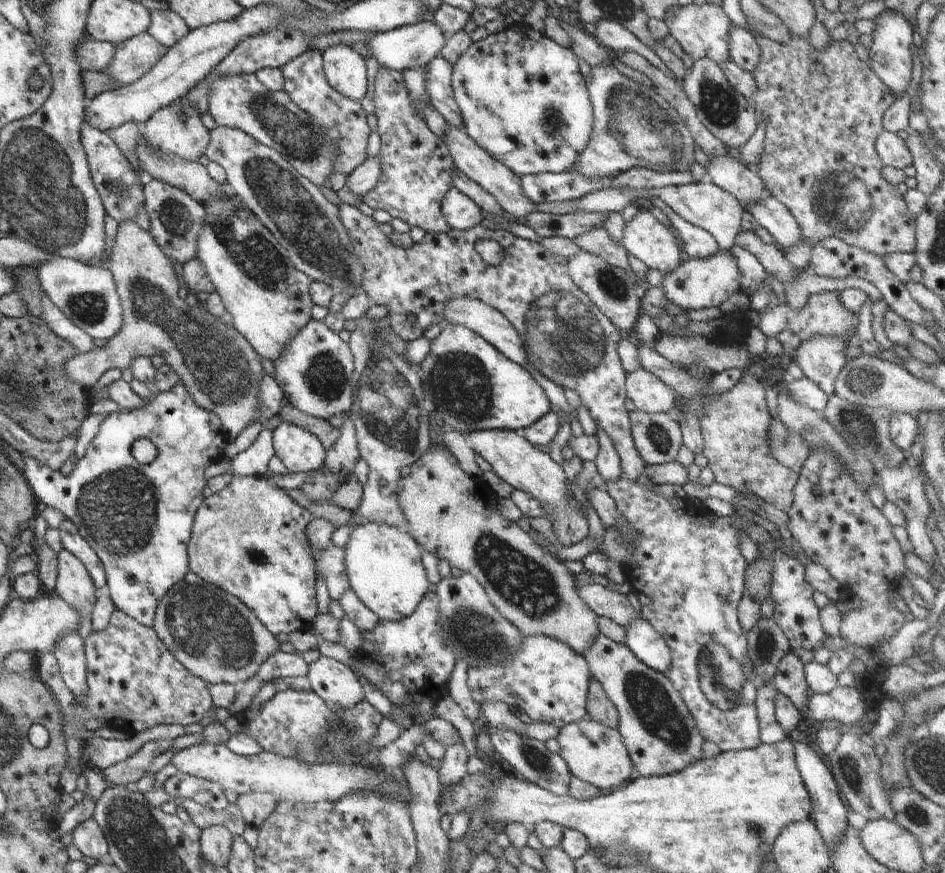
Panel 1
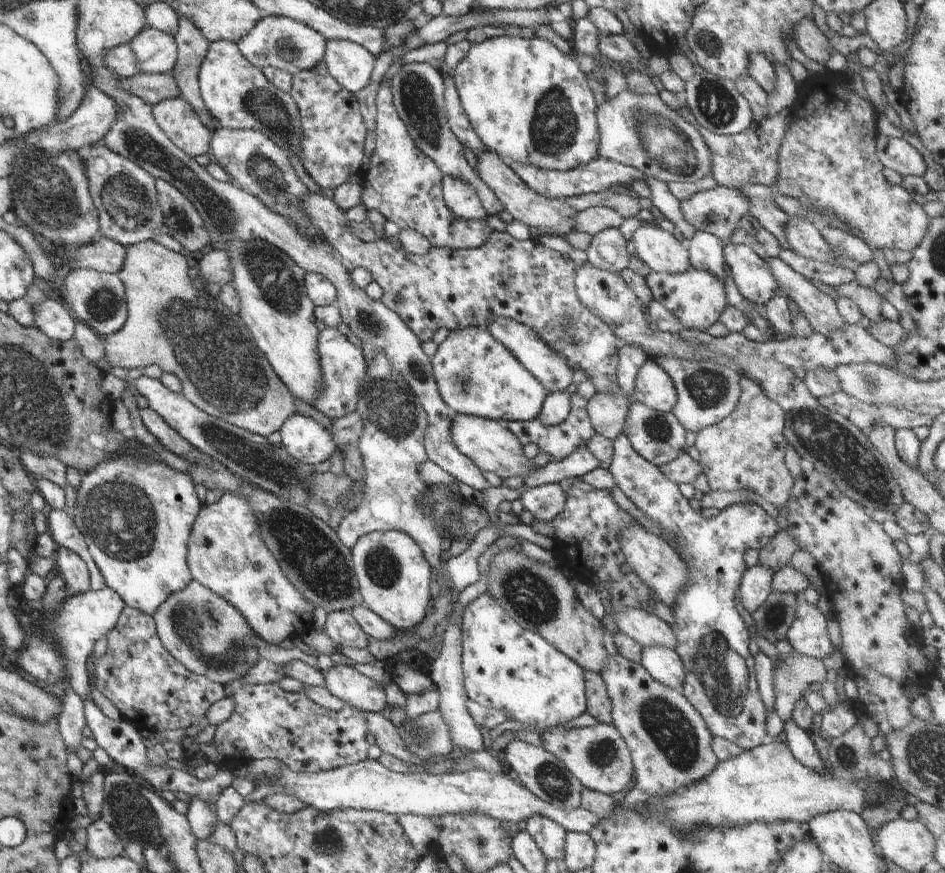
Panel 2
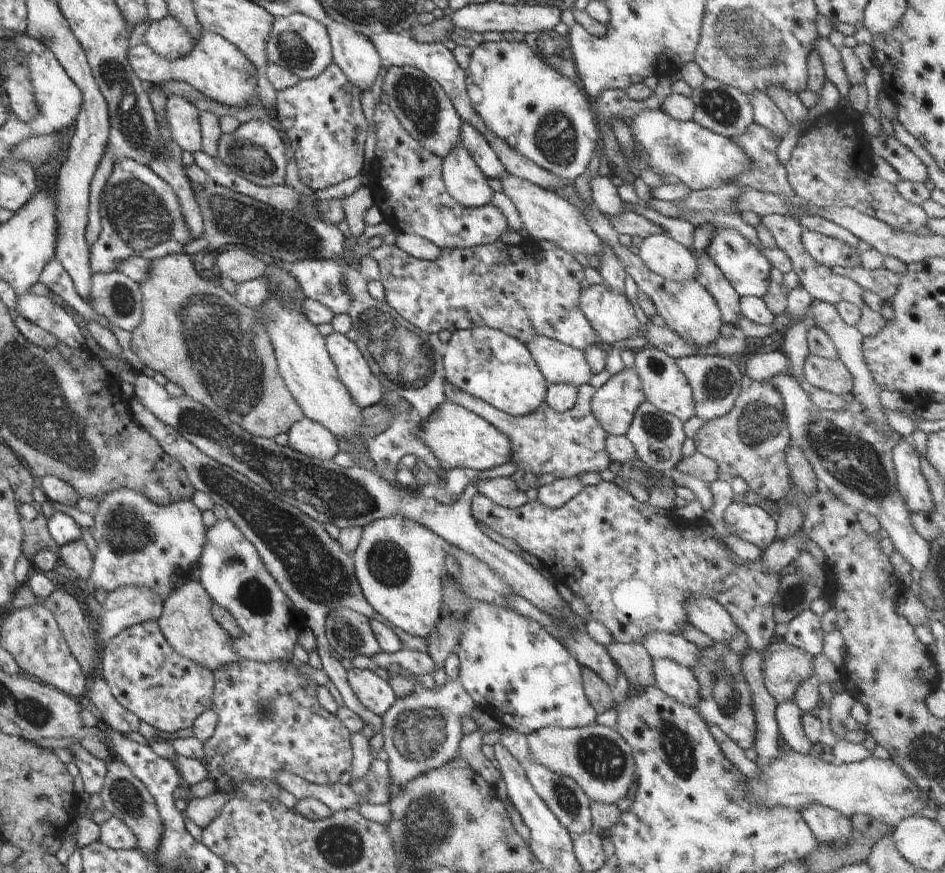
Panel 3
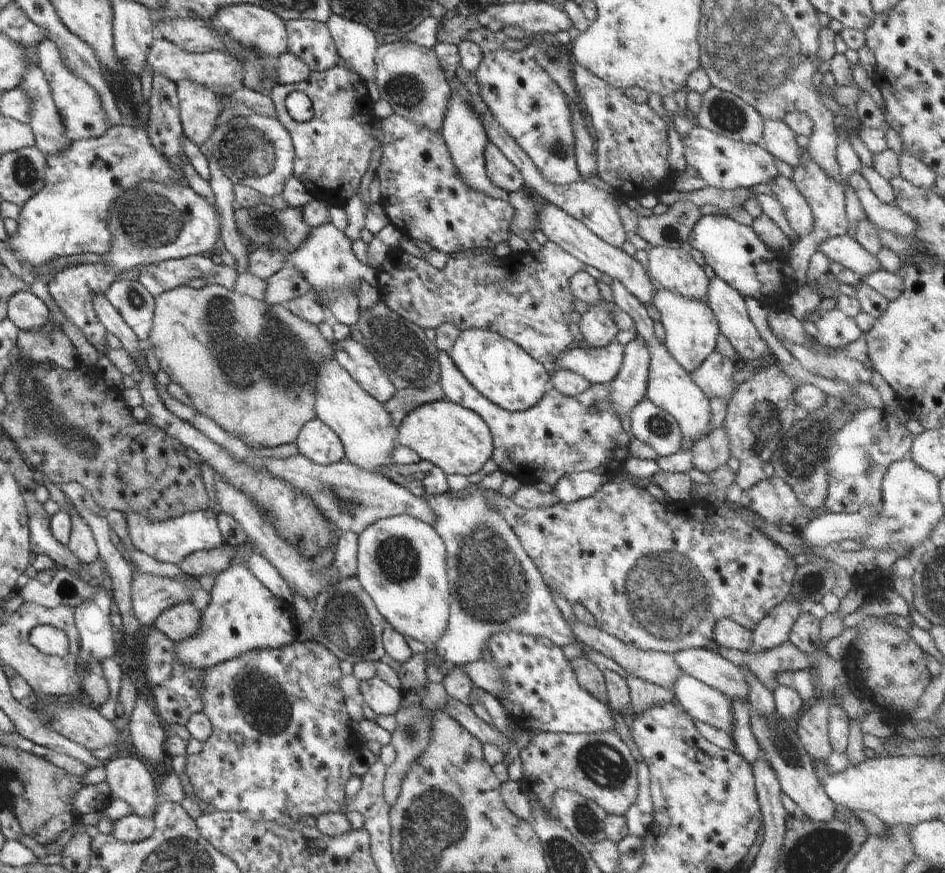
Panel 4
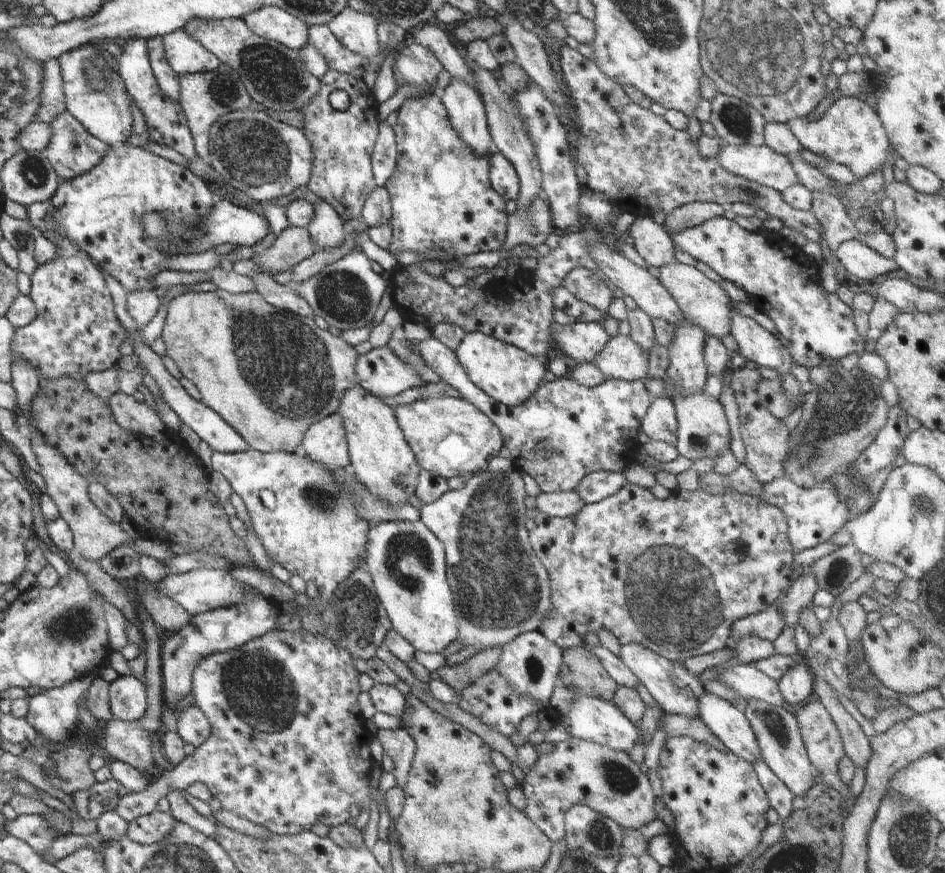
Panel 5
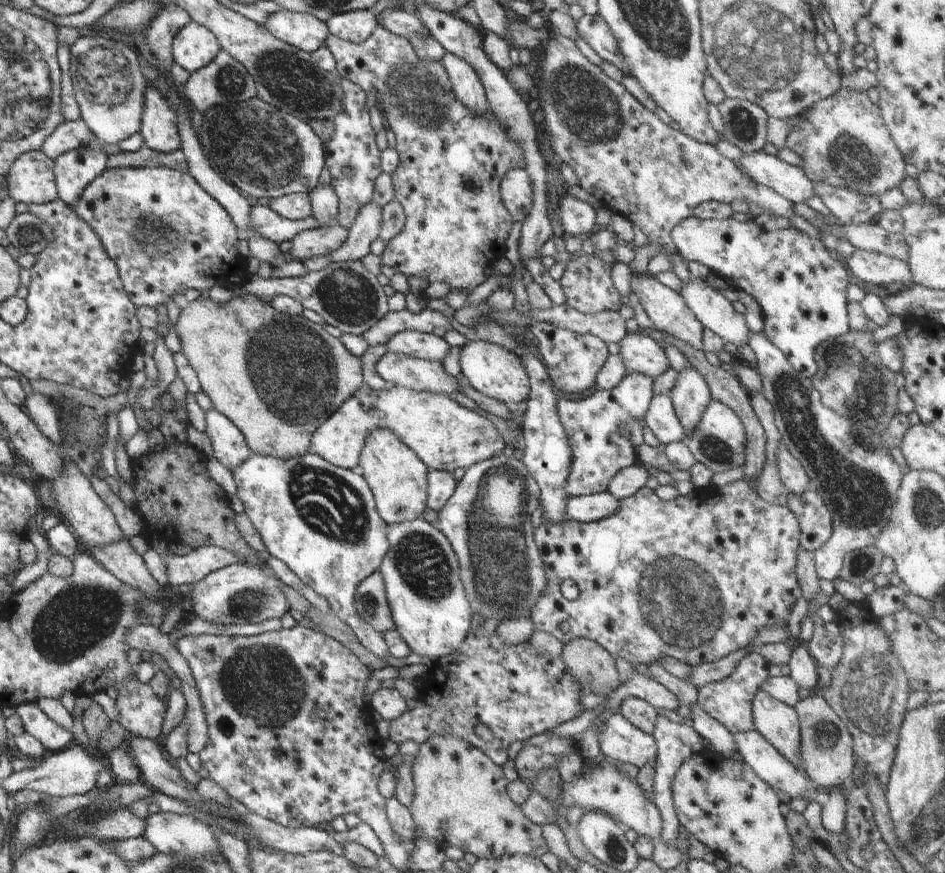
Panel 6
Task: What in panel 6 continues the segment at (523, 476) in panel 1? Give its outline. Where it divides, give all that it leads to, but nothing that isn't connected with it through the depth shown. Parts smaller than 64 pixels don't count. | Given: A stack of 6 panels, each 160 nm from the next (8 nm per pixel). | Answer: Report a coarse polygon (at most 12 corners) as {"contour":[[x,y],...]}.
{"contour":[[363,384],[309,452],[359,465],[392,430],[451,473],[505,447],[492,422],[442,393]]}

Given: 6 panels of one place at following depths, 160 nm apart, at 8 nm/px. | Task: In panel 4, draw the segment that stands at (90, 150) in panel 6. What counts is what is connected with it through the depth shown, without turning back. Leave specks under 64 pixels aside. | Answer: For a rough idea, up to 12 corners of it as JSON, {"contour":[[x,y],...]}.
{"contour":[[29,65],[18,87],[31,98],[35,147],[65,151],[67,135],[44,71]]}

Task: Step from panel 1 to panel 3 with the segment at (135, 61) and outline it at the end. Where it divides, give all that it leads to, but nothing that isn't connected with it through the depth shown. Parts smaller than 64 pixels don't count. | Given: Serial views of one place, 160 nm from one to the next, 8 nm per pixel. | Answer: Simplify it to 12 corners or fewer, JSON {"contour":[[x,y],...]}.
{"contour":[[170,14],[143,39],[166,60],[186,56],[195,38]]}

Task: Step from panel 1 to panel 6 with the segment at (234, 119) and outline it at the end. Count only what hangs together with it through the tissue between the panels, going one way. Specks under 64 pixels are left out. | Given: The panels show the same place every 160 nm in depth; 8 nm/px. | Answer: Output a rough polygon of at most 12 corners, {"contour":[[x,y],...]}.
{"contour":[[192,21],[174,37],[173,62],[193,73],[220,49],[216,35]]}

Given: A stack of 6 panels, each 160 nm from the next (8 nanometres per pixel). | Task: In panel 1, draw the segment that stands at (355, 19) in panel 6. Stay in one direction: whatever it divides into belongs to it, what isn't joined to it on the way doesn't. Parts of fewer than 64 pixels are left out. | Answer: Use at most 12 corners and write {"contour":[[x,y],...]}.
{"contour":[[344,43],[321,55],[330,86],[360,102],[366,59]]}

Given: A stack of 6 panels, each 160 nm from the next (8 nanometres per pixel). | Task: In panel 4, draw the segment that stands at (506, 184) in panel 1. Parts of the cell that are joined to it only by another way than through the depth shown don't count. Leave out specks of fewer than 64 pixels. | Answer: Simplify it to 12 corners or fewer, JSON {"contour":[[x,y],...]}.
{"contour":[[550,202],[539,230],[643,305],[655,288],[636,259]]}

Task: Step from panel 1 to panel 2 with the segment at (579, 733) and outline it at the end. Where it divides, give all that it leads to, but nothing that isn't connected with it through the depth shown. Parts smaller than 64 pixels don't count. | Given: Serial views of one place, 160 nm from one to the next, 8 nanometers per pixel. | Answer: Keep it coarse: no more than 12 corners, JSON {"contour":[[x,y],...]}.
{"contour":[[614,725],[540,735],[587,789],[611,795],[634,782]]}

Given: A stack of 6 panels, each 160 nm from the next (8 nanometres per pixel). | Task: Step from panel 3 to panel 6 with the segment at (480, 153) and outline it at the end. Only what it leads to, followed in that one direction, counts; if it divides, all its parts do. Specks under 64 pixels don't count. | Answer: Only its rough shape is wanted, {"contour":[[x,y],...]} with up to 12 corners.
{"contour":[[509,170],[500,183],[501,197],[514,221],[530,212],[532,179]]}

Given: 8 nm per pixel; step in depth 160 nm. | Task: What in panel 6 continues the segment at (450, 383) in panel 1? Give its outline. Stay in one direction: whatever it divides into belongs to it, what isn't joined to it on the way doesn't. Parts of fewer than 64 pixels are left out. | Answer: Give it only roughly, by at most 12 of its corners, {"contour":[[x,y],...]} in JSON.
{"contour":[[486,341],[461,347],[461,374],[515,406],[530,396],[514,352]]}

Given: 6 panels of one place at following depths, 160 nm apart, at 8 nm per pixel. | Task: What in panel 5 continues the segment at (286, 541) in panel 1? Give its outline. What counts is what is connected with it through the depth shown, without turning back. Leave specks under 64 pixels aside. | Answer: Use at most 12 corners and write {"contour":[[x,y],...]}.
{"contour":[[254,595],[190,617],[162,642],[165,706],[192,695],[202,657],[279,628],[280,605]]}

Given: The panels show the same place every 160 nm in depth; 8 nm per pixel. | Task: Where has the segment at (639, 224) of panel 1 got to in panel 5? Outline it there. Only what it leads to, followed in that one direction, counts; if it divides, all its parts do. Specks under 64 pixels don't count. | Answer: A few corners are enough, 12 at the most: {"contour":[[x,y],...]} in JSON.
{"contour":[[663,265],[658,280],[706,335],[731,333],[732,300],[696,267]]}

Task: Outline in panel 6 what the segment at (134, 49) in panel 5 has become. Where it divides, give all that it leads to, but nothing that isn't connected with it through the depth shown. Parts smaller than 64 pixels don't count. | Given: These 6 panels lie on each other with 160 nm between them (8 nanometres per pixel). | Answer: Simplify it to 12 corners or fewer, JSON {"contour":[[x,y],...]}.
{"contour":[[152,84],[144,92],[145,146],[180,149],[171,104]]}

